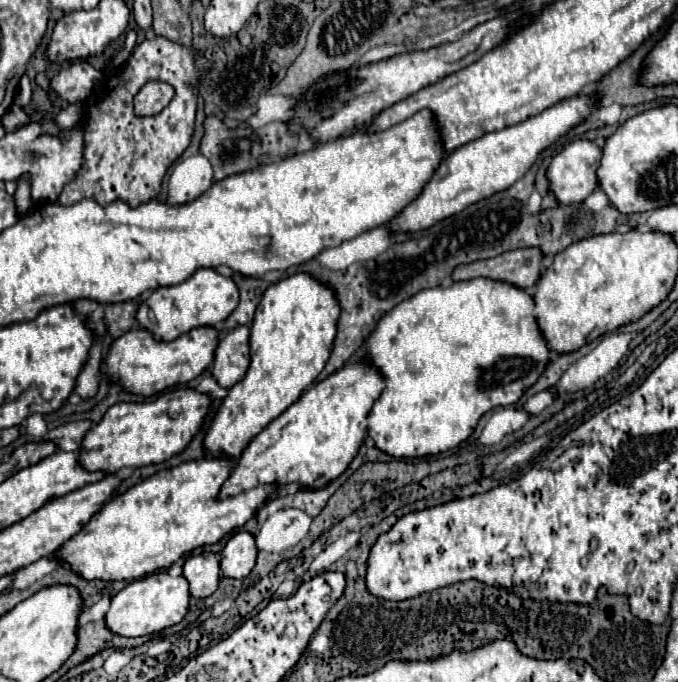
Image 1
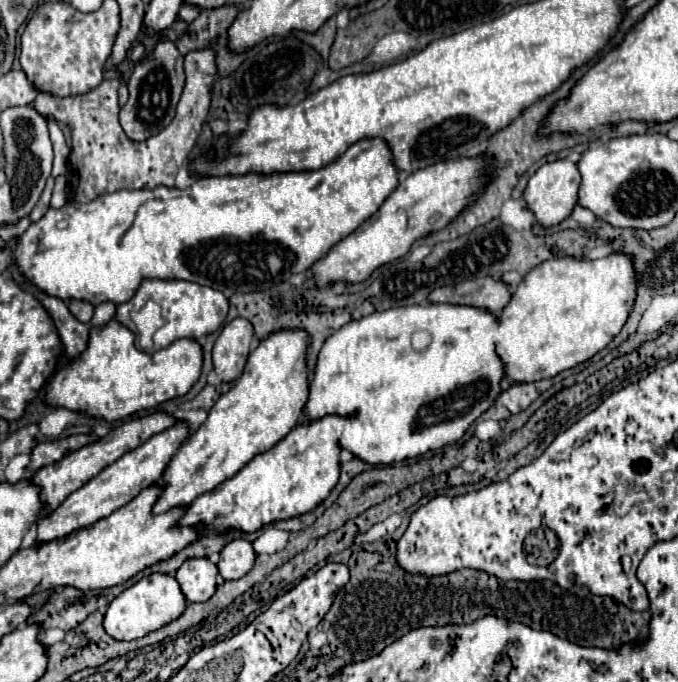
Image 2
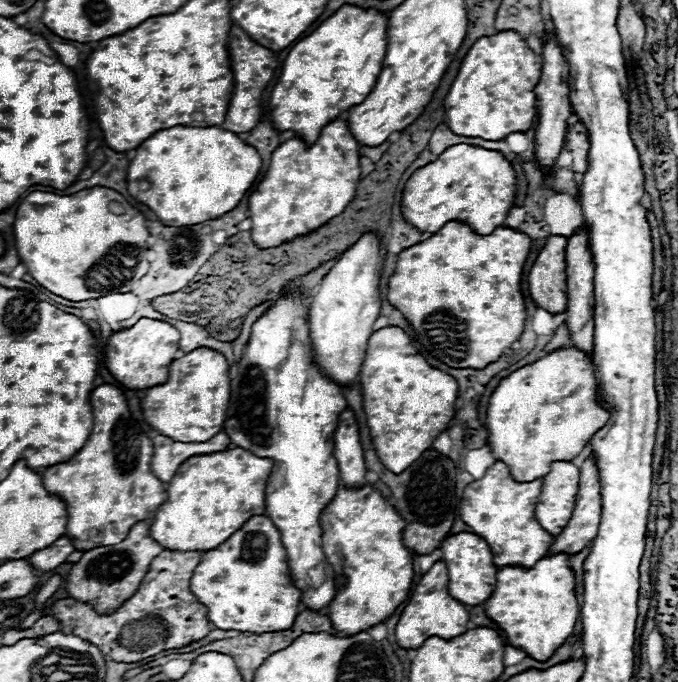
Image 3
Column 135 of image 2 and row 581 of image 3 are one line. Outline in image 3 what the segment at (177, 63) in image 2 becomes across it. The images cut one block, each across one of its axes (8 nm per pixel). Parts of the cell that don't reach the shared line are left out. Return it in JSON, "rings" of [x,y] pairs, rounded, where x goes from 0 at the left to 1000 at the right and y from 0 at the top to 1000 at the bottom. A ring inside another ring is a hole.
{"rings":[[[221,765],[198,768],[183,795],[171,801],[147,801],[130,806],[118,818],[118,824],[112,824],[100,848],[100,871],[118,883],[133,883],[142,897],[165,897],[201,868],[206,850],[218,839],[221,824],[242,806],[242,801],[221,789]]]}

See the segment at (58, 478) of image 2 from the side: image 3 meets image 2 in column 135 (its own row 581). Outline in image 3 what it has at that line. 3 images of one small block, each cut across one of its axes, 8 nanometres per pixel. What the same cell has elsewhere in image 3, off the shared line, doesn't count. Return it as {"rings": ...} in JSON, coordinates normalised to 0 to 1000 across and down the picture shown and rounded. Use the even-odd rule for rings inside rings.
{"rings":[[[646,821],[614,856],[602,880],[602,889],[596,891],[584,915],[584,938],[593,950],[617,950],[634,933],[649,933],[655,938],[664,938],[687,927],[690,909],[693,906],[687,889],[661,871],[661,833],[652,821]]]}

